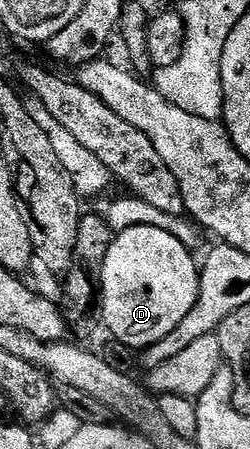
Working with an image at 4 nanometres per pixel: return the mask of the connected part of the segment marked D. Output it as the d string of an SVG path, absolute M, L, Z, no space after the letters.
M149 226L126 228L126 232L113 237L98 281L102 295L100 299L102 322L106 330L108 326L115 341L131 348L152 346L155 342L161 342L163 338L170 336L170 332L174 332L182 324L182 320L186 320L200 295L200 266L192 258L195 258L193 251L186 249L178 240L174 240L170 232L162 232L162 228Z

